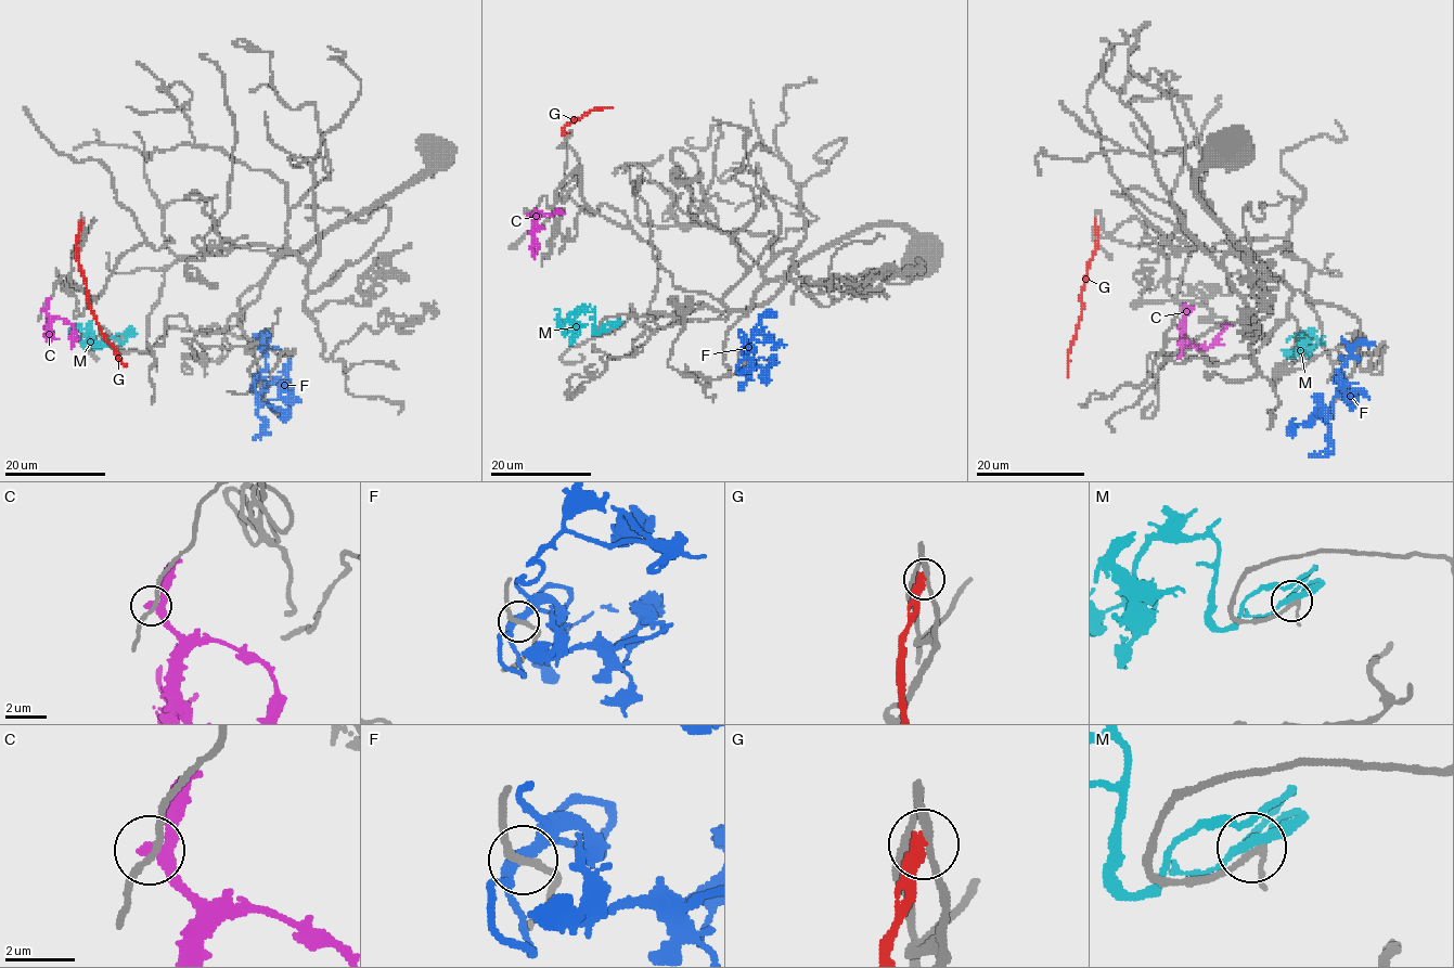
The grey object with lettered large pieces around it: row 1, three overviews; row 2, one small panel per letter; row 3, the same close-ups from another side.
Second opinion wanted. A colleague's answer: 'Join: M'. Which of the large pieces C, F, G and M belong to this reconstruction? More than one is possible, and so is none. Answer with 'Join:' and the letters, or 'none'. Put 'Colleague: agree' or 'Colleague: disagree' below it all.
Join: M
Colleague: agree

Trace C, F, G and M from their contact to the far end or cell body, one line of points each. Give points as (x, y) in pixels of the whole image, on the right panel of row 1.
C: (1183, 314), (1183, 334), (1202, 348), (1208, 348), (1231, 324)
F: (1343, 387), (1333, 401), (1333, 411), (1327, 417), (1329, 439), (1327, 449), (1334, 450), (1319, 455)
G: (1094, 220), (1097, 248), (1081, 295), (1082, 313), (1068, 356), (1067, 377)
M: (1307, 344), (1302, 351), (1304, 346), (1313, 346), (1288, 353), (1304, 350), (1309, 335), (1297, 334), (1286, 340)

